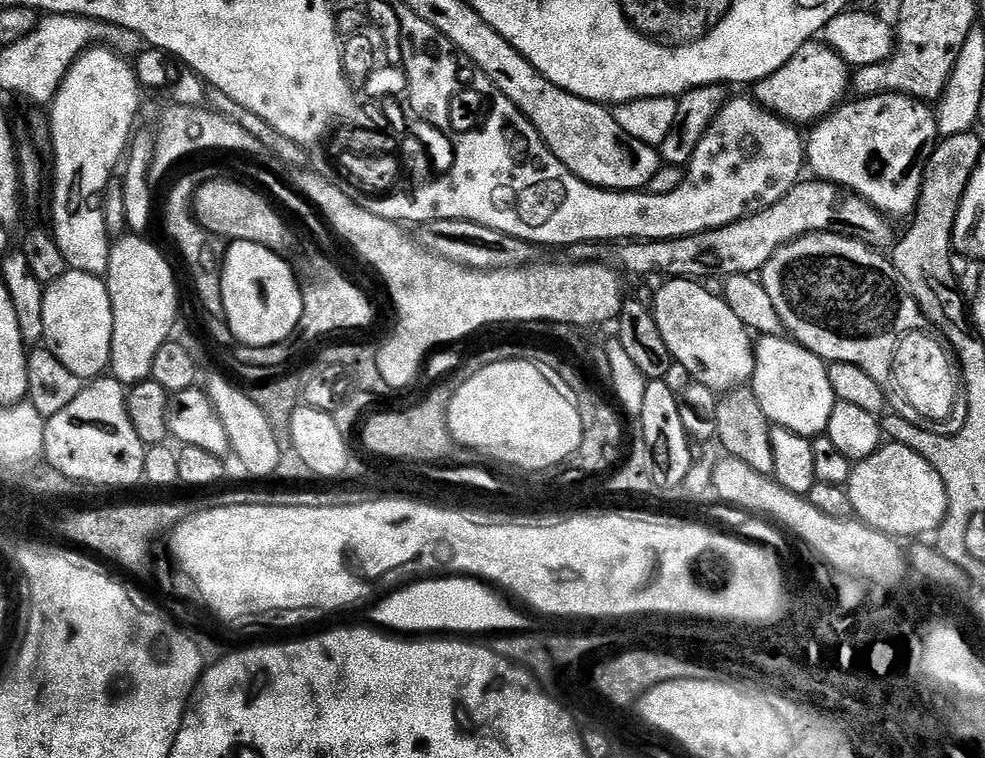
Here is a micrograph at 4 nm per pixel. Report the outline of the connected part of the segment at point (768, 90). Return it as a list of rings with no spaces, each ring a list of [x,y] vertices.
[[[809,42],[802,46],[774,74],[754,85],[754,99],[761,108],[797,126],[815,125],[824,119],[845,99],[844,91],[850,88],[850,65],[823,42]]]

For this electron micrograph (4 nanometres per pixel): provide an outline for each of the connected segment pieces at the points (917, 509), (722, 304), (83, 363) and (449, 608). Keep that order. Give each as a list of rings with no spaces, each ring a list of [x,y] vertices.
[[[885,443],[865,460],[855,461],[846,491],[855,519],[887,536],[924,538],[927,532],[932,534],[939,529],[948,513],[946,486],[938,478],[938,470],[926,458],[914,454],[910,446],[901,444]]]
[[[668,278],[663,281],[664,285],[657,287],[656,304],[654,311],[658,330],[662,330],[662,342],[670,350],[673,361],[686,366],[686,370],[692,376],[695,383],[711,388],[717,394],[727,394],[741,386],[747,385],[752,379],[752,371],[756,365],[754,340],[747,326],[730,310],[723,295],[711,292],[703,288],[703,283],[692,278]]]
[[[67,270],[44,289],[42,302],[43,347],[70,370],[88,382],[103,377],[111,362],[111,339],[114,331],[114,312],[105,281],[94,274]]]
[[[444,576],[441,578],[426,578],[399,587],[387,593],[378,601],[372,610],[372,618],[379,627],[400,634],[428,634],[430,630],[446,630],[448,634],[464,634],[460,632],[513,632],[524,634],[532,629],[531,615],[524,615],[506,606],[485,583],[465,576]]]

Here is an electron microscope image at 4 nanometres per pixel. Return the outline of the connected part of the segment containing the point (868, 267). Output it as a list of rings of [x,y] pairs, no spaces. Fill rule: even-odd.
[[[832,232],[801,236],[776,251],[764,264],[762,283],[791,339],[825,362],[851,362],[866,370],[874,382],[887,385],[898,364],[898,345],[906,334],[919,333],[926,321],[914,298],[905,290],[891,259],[880,255],[884,254],[849,236],[835,236]]]

